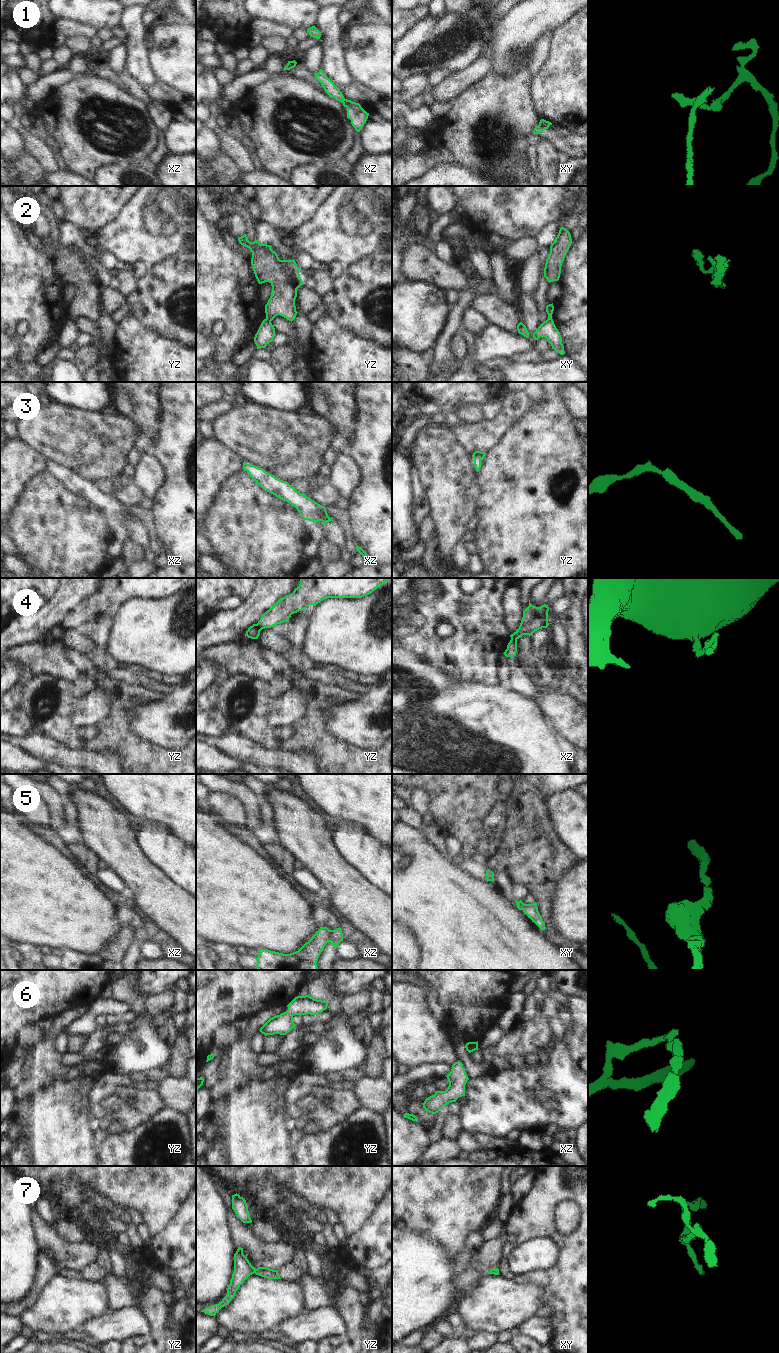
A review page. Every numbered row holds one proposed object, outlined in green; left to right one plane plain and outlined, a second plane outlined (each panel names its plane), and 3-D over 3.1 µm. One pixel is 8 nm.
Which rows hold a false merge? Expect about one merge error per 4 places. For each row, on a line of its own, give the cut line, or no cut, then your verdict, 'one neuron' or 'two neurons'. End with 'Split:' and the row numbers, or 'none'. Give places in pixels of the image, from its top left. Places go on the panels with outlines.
1: cut xy (539, 124), (545, 128); two neurons
2: cut yz (266, 318), (270, 321); two neurons
3: cut none; one neuron
4: cut yz (256, 624), (260, 630); two neurons
5: cut none; one neuron
6: cut none; one neuron
7: cut none; one neuron
Split: 1, 2, 4

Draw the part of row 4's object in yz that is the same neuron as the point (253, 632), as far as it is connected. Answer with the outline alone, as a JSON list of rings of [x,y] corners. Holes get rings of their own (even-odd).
[[[253,624],[252,626],[250,626],[248,628],[245,636],[247,636],[248,638],[251,638],[251,639],[258,639],[259,635],[260,635],[260,631],[261,630],[257,626],[257,624]]]

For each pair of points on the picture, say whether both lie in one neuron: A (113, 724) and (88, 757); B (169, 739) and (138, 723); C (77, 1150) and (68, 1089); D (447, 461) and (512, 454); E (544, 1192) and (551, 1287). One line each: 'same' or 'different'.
A: different
B: same
C: same
D: different
E: same

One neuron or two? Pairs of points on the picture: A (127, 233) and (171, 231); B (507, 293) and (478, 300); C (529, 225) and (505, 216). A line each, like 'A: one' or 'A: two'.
A: one
B: two
C: one

